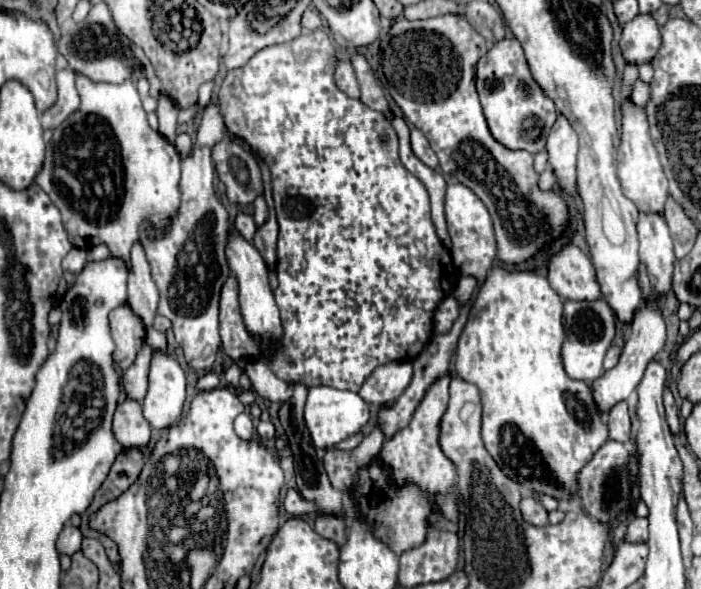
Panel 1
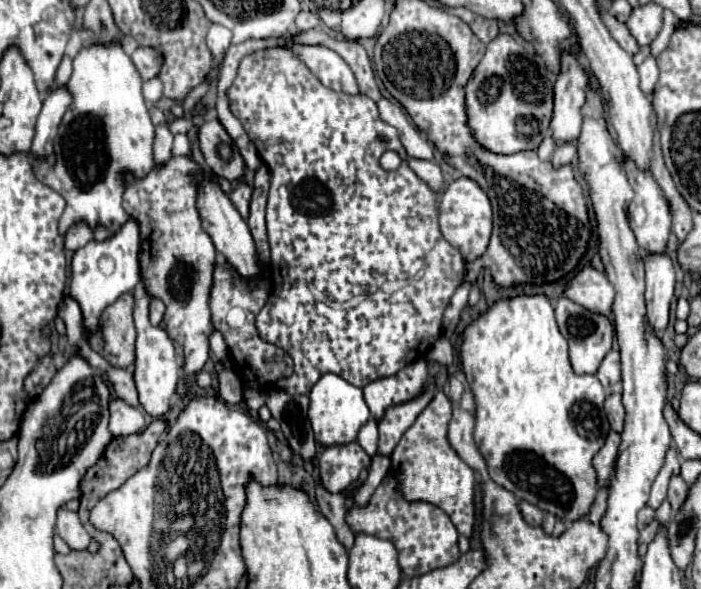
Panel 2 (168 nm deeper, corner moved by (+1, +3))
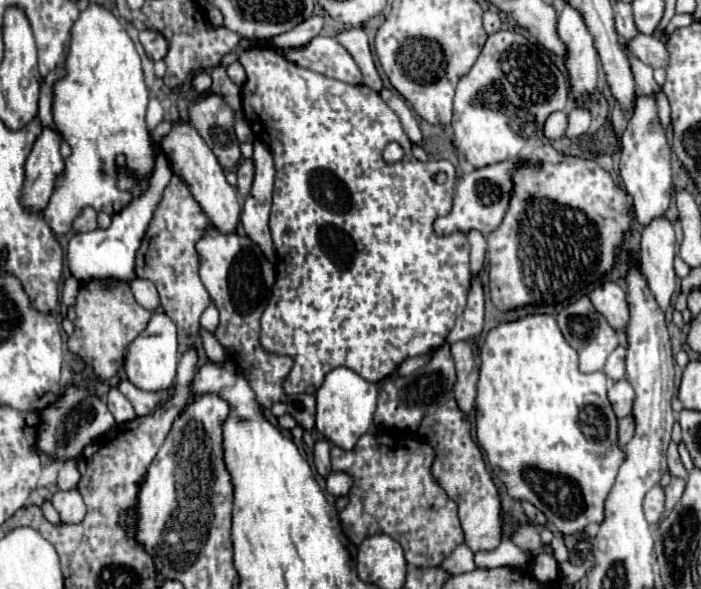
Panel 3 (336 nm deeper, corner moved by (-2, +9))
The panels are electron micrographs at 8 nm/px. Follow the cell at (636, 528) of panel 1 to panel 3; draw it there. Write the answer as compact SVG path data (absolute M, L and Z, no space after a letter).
M655 485L647 495L645 495L645 517L651 525L657 525L665 517L665 491L661 485Z

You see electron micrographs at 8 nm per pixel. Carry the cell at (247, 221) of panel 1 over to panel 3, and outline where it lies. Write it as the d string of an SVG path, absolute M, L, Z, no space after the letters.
M243 159L237 167L237 189L243 197L247 197L251 183L253 183L253 173L255 173L255 165L253 159Z

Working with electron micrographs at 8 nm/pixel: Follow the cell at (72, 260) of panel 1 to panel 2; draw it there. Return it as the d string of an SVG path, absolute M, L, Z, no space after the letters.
M74 225L70 227L70 231L66 233L66 249L68 251L78 251L80 247L84 247L90 239L94 239L94 231L86 225Z

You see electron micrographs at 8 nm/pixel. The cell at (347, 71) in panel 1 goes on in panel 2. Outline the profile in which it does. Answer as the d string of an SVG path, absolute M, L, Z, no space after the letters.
M292 45L292 51L310 67L310 71L332 91L358 93L358 85L348 63L328 47L318 45Z

